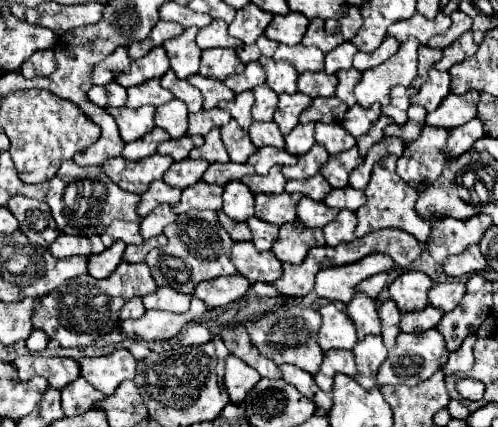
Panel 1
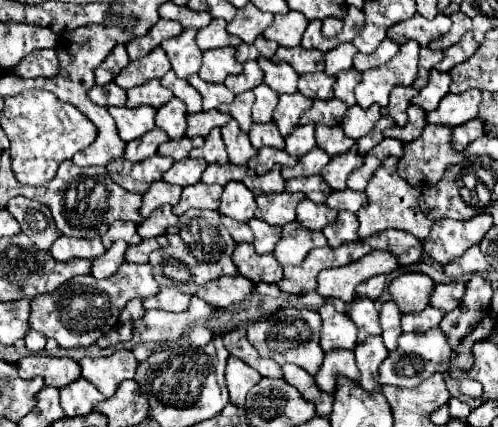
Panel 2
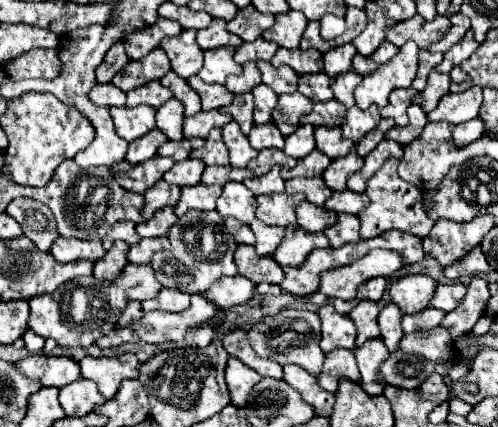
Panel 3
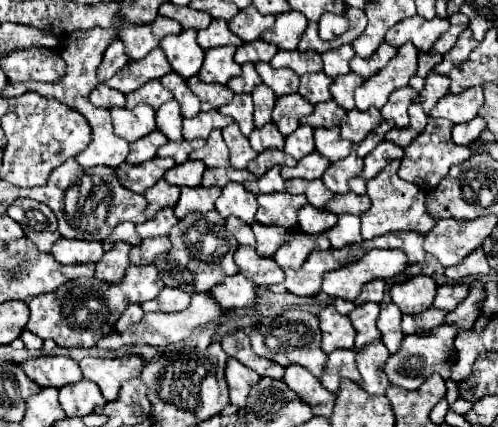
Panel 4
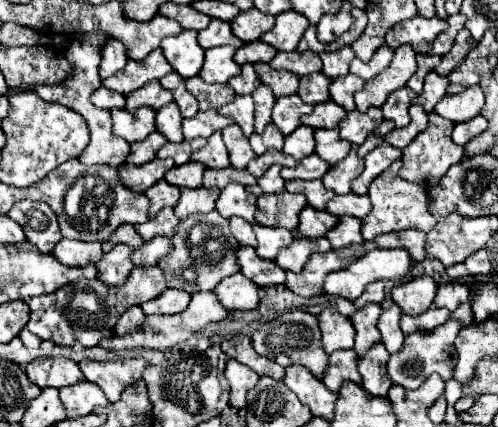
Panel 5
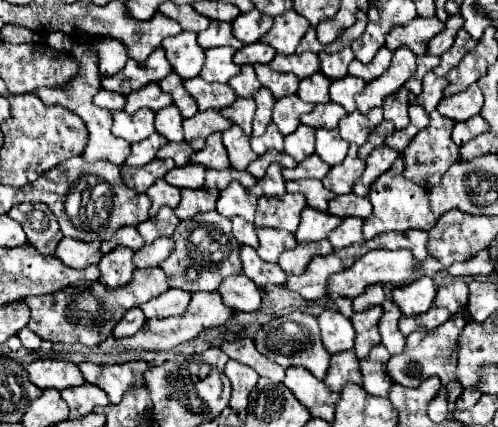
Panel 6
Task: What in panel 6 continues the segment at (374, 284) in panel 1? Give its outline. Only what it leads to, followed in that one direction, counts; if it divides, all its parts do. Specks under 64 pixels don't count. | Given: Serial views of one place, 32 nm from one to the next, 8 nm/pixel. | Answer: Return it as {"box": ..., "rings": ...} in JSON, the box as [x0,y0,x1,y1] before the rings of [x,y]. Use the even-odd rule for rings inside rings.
{"box":[352,284,384,312],"rings":[[[376,284],[376,288],[368,288],[368,292],[364,292],[364,296],[354,298],[352,306],[354,306],[354,312],[360,312],[370,306],[382,306],[382,302],[384,302],[384,290],[382,290],[382,286]]]}

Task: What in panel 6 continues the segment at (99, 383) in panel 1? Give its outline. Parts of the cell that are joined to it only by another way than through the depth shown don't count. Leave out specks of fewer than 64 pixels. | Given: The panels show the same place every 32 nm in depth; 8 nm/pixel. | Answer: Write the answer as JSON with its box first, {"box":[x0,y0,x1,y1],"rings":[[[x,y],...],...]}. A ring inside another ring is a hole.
{"box":[80,360,150,404],"rings":[[[144,360],[114,364],[114,366],[98,366],[92,362],[82,362],[80,370],[84,374],[84,380],[100,386],[112,404],[118,404],[124,396],[124,392],[130,386],[144,386],[144,372],[150,368]]]}

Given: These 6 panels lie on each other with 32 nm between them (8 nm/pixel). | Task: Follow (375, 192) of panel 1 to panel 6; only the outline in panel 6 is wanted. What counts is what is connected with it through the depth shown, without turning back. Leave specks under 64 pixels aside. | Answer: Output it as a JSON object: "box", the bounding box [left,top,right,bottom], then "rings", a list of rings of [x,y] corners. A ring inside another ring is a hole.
{"box":[364,156,436,240],"rings":[[[398,156],[396,162],[392,164],[392,168],[388,172],[384,172],[384,176],[380,176],[380,180],[376,180],[376,184],[372,186],[372,192],[368,194],[374,212],[372,216],[364,222],[364,236],[366,240],[374,238],[376,234],[382,232],[390,232],[390,230],[430,230],[432,224],[436,224],[436,216],[432,214],[430,208],[430,196],[426,192],[426,188],[420,188],[418,184],[410,182],[408,178],[404,178],[404,158]]]}

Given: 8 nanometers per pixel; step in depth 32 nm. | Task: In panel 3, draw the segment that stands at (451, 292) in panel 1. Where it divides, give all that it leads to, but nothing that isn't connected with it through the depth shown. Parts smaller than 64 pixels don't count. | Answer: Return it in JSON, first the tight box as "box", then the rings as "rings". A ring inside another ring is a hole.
{"box":[432,282,466,312],"rings":[[[462,282],[456,284],[442,284],[436,288],[436,294],[432,298],[432,306],[440,308],[444,312],[450,312],[452,308],[458,306],[458,302],[464,298],[466,286]]]}

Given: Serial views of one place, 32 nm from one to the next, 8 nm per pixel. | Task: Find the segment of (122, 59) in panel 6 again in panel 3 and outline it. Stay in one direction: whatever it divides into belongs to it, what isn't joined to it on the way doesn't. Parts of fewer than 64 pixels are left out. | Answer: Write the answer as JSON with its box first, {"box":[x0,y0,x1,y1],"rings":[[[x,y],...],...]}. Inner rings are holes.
{"box":[96,42,128,82],"rings":[[[116,42],[104,56],[102,64],[96,70],[96,78],[98,82],[110,82],[112,76],[116,76],[124,66],[128,64],[128,56],[124,52],[124,44]]]}

